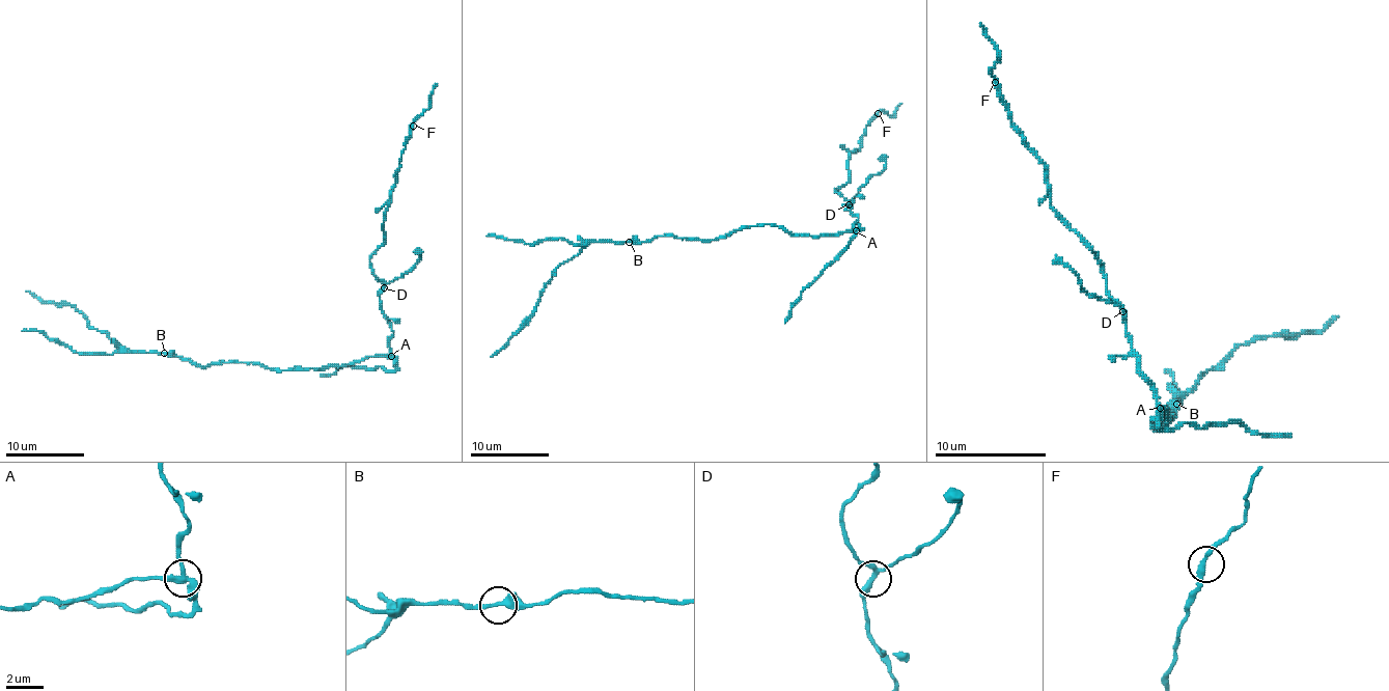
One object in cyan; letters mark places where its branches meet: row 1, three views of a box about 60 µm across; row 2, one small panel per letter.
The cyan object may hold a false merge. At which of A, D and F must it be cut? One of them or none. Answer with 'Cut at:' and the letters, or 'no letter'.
Cut at: A

